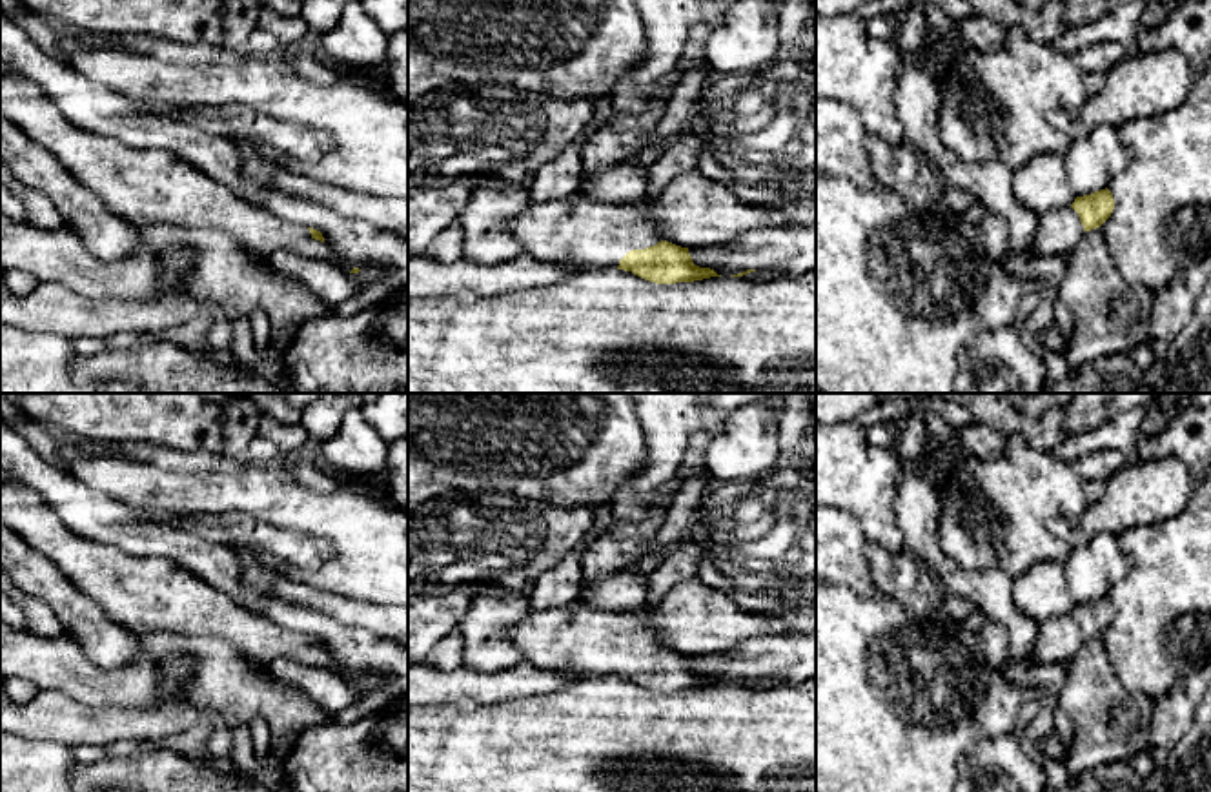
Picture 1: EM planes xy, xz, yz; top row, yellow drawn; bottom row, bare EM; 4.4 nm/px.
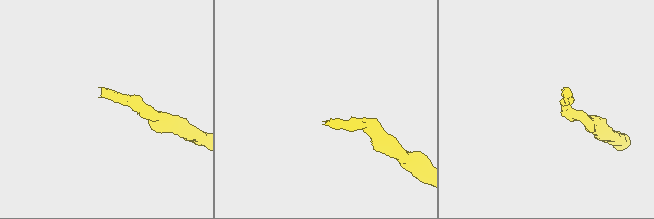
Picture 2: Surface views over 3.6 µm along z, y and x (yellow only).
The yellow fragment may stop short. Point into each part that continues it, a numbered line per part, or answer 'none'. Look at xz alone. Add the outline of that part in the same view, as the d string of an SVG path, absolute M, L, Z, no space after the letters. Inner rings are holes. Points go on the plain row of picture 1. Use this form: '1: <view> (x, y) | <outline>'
1: xz (580, 639) | M579 601L530 612L508 635L539 670L586 677L617 677L628 659L665 648L634 610L595 610Z

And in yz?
1: yz (1058, 638) | M1071 614L1045 619L1040 623L1033 659L1040 665L1067 665L1084 641L1080 624Z

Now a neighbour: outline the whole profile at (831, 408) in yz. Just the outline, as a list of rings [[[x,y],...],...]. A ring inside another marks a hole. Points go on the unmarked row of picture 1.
[[[816,393],[816,422],[856,421],[881,402],[880,393]]]

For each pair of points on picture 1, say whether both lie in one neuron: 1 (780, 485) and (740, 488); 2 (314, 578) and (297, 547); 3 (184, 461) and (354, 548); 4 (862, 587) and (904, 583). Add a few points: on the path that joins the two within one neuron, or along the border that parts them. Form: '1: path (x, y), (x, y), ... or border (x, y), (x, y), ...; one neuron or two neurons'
1: path (771, 488), (749, 488); one neuron
2: border (334, 548), (317, 567), (295, 567), (270, 554); two neurons
3: border (162, 465), (192, 472), (239, 472), (246, 467); two neurons
4: border (865, 543), (867, 565), (880, 592); two neurons

